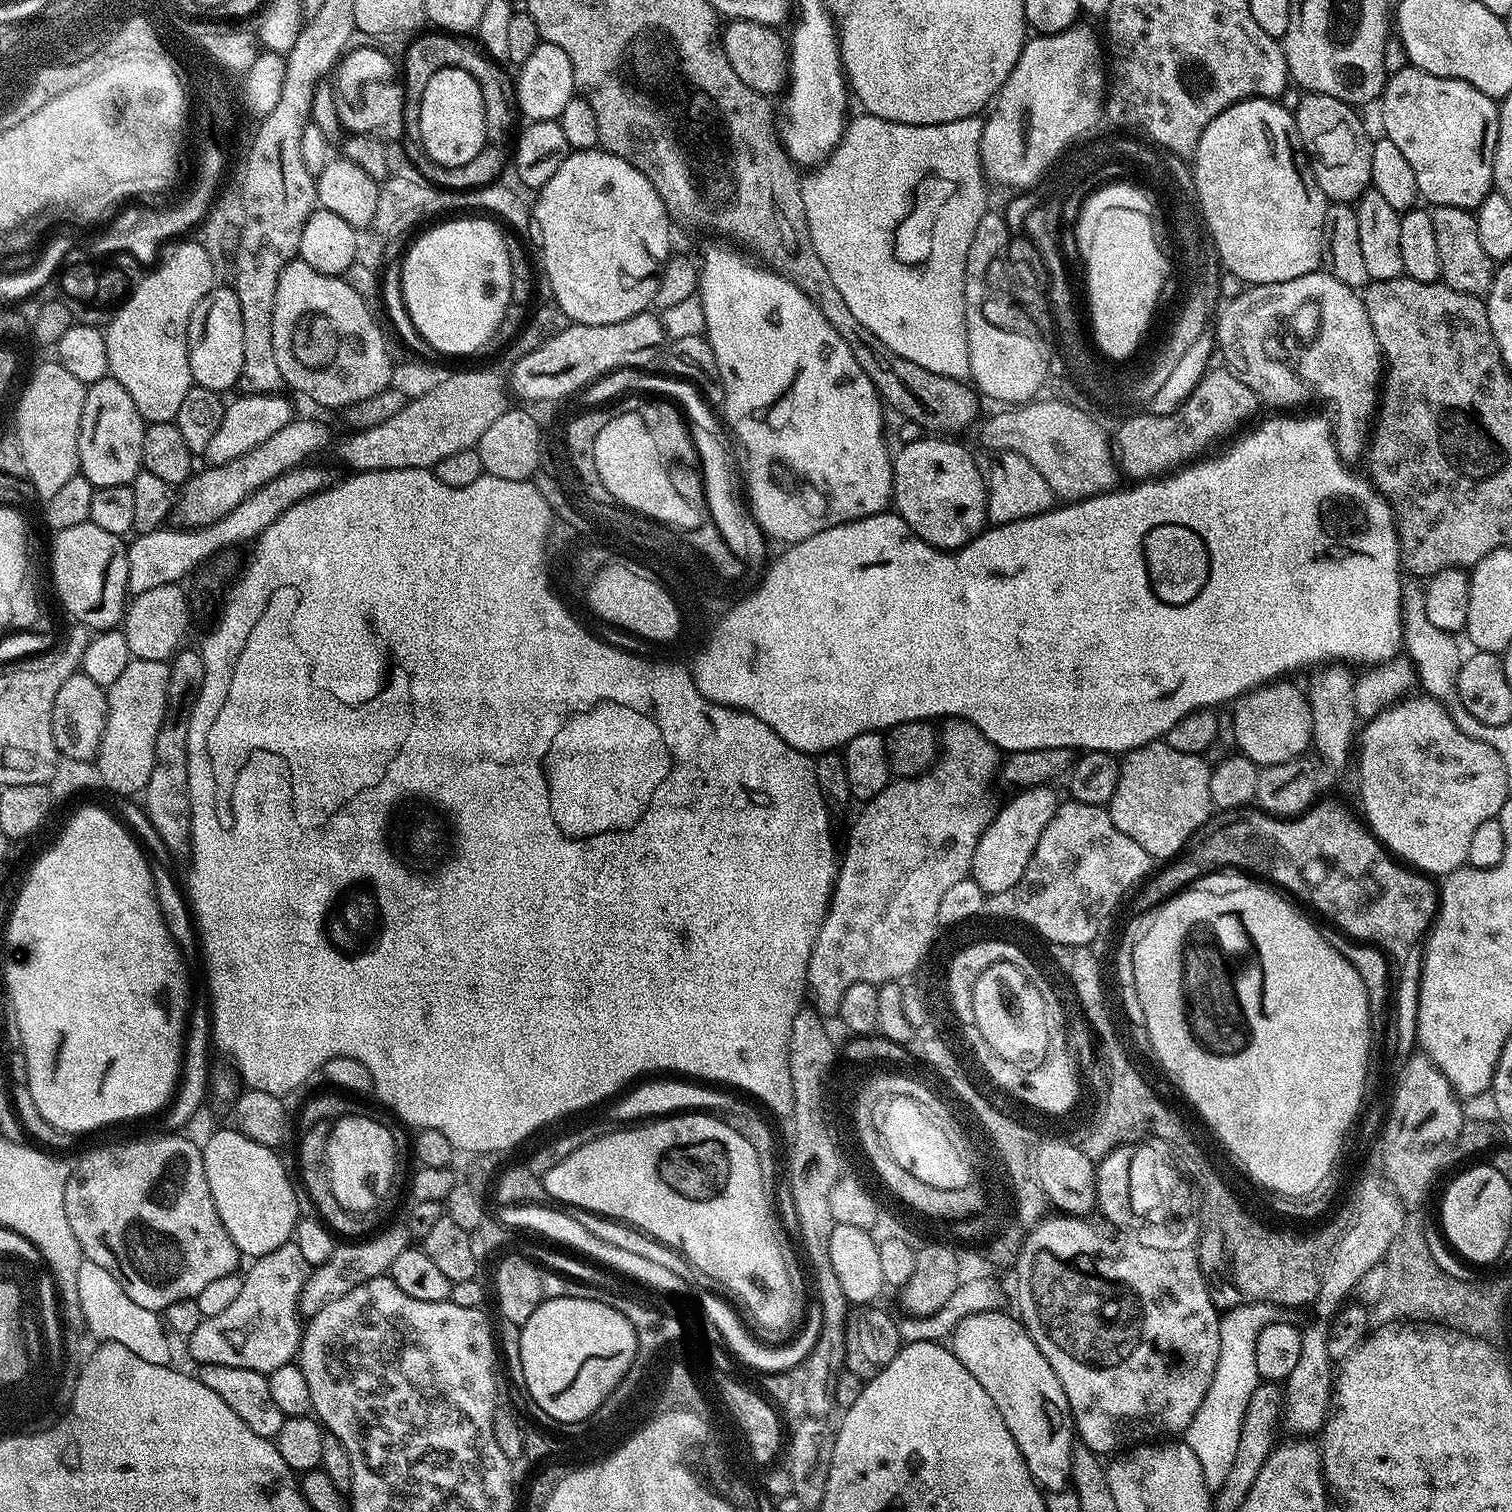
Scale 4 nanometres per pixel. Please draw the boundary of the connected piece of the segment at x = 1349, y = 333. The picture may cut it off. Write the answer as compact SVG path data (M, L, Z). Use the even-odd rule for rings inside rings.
M1317 270L1308 275L1302 275L1301 278L1290 279L1288 282L1264 283L1249 285L1245 287L1242 294L1238 298L1227 301L1221 310L1216 322L1216 330L1214 329L1214 337L1217 351L1224 358L1223 363L1241 380L1250 386L1252 392L1255 392L1263 401L1264 399L1272 404L1278 404L1284 408L1294 406L1296 404L1306 404L1312 398L1316 400L1332 400L1336 406L1338 424L1335 430L1335 444L1337 452L1341 459L1350 460L1365 451L1368 439L1372 430L1372 421L1378 410L1380 397L1380 383L1384 372L1383 352L1378 346L1377 335L1374 334L1374 328L1370 323L1370 316L1366 313L1363 297L1345 283L1339 282L1332 273L1326 270Z

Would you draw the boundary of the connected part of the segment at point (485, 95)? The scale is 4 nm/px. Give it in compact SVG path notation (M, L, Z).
M428 30L417 35L416 40L404 52L404 64L402 60L402 83L404 86L404 99L408 102L408 120L412 120L412 96L422 96L420 88L426 90L424 84L424 72L437 72L443 68L457 68L466 70L478 82L482 90L482 102L484 103L484 121L486 122L486 138L492 148L484 152L479 159L468 164L468 168L462 168L460 172L430 172L426 178L432 184L445 190L460 188L459 190L471 190L474 188L485 188L488 184L495 184L501 179L504 167L510 164L510 136L508 131L512 123L518 120L518 109L516 106L516 85L513 77L503 72L497 61L489 58L483 51L471 48L463 44L463 39L452 34L445 34L440 30Z

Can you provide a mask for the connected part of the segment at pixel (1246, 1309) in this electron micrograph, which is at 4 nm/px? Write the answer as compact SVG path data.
M1239 1304L1227 1309L1220 1317L1218 1366L1214 1370L1210 1390L1206 1390L1206 1398L1202 1398L1202 1406L1198 1406L1182 1436L1183 1443L1188 1444L1194 1454L1198 1454L1198 1462L1202 1462L1202 1474L1209 1489L1219 1490L1224 1487L1224 1480L1236 1457L1240 1427L1250 1402L1250 1394L1254 1394L1254 1390L1262 1383L1256 1361L1258 1334L1265 1326L1273 1323L1272 1312L1274 1308L1271 1304Z

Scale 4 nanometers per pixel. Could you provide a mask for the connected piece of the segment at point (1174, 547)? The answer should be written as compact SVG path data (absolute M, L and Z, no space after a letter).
M1167 520L1154 530L1150 530L1144 539L1144 561L1148 567L1148 580L1152 584L1152 592L1166 606L1174 608L1192 608L1200 596L1204 596L1204 588L1212 584L1212 540L1200 532L1188 520Z

